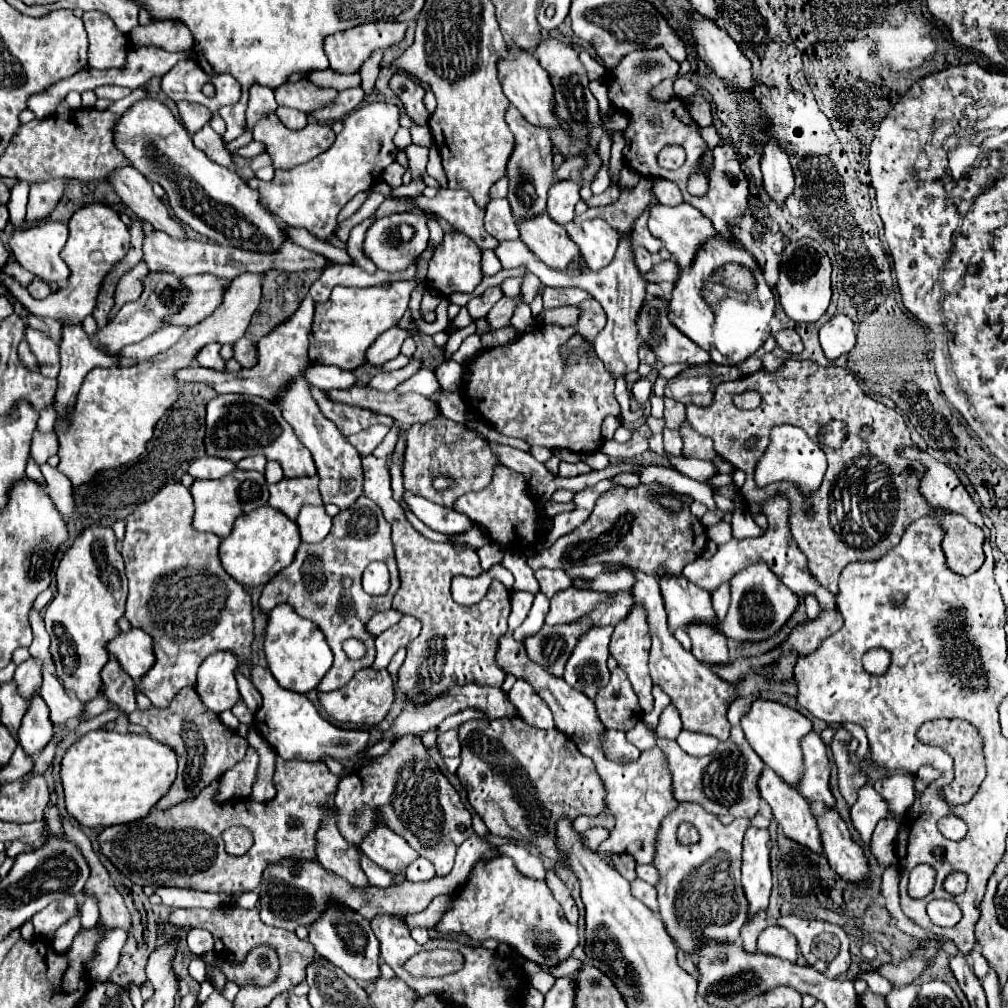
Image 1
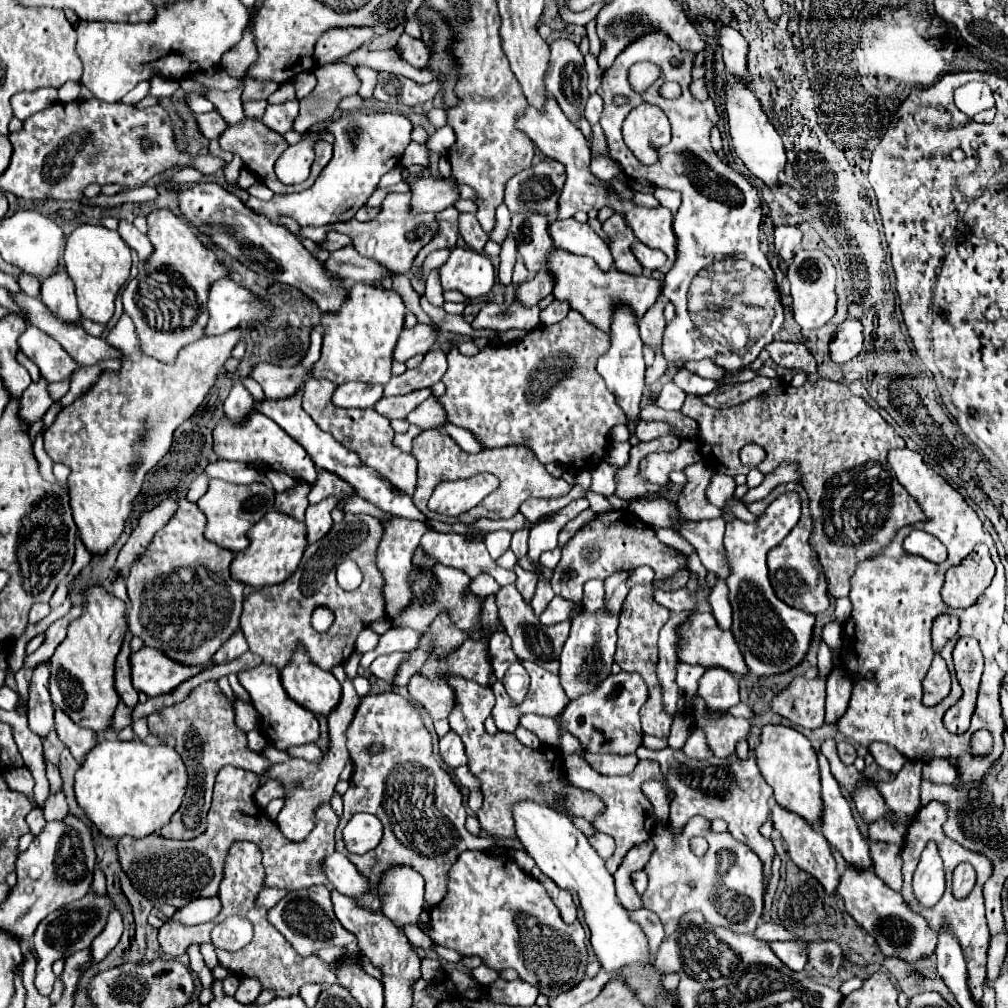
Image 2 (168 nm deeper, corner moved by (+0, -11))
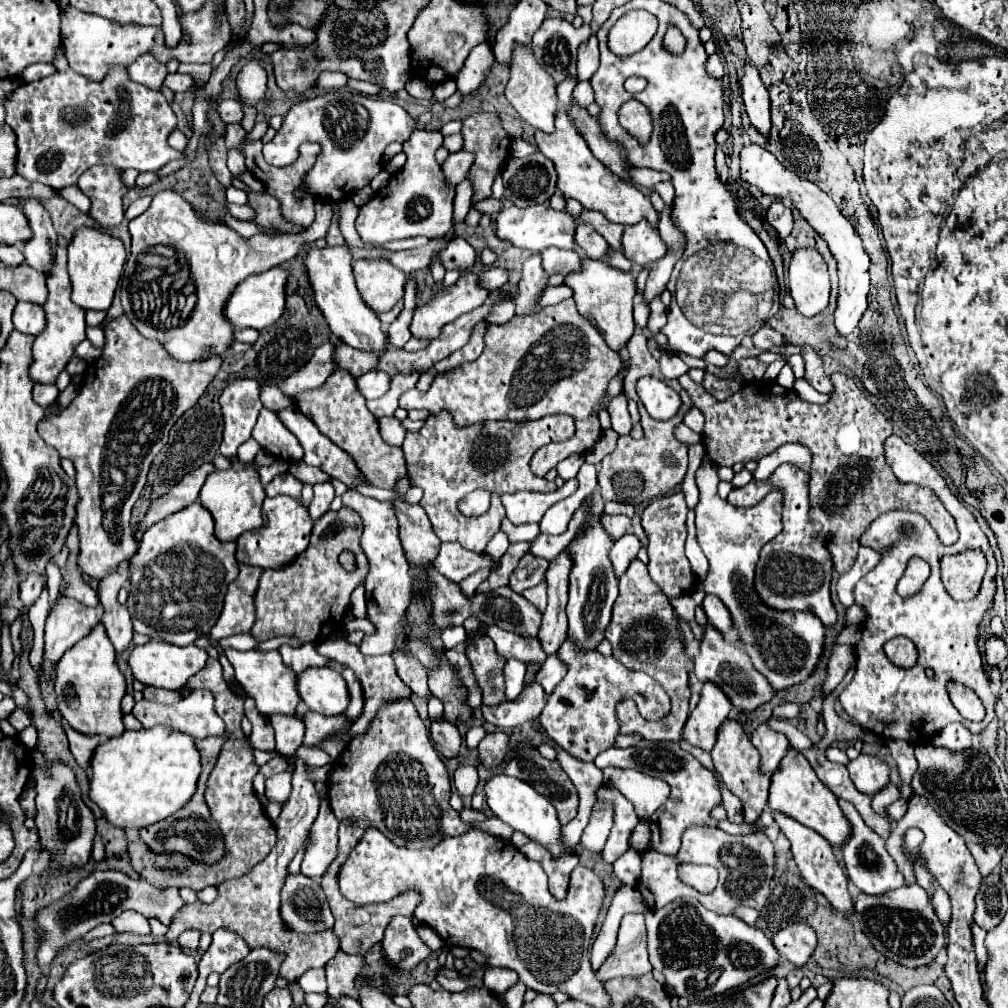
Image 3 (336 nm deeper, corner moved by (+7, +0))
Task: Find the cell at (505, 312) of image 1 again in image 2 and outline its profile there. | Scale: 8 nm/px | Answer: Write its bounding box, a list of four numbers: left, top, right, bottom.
[515,271,553,307]

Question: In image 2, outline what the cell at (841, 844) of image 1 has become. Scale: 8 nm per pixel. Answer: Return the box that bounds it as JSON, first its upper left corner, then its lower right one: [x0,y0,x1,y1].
[837,865,937,963]

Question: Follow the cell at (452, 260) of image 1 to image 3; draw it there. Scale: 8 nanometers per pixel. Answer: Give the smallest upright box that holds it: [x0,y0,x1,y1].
[440,238,476,270]

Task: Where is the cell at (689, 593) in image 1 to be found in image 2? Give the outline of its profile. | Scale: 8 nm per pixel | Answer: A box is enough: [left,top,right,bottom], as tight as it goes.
[677,609,749,677]

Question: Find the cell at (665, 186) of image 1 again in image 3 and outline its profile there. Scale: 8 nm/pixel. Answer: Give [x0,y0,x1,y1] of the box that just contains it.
[654,182,674,204]

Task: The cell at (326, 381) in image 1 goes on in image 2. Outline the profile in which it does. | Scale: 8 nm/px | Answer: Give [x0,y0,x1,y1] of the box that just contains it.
[333,383,383,409]

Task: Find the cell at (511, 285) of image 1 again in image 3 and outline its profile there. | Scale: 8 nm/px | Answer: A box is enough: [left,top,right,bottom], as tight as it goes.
[462,112,512,202]

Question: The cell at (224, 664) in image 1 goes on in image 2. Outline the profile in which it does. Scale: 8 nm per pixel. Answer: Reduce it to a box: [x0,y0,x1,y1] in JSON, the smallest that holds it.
[213,631,247,665]

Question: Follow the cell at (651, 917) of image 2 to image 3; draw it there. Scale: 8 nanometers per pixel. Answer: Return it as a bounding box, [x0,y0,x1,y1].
[596,914,652,982]

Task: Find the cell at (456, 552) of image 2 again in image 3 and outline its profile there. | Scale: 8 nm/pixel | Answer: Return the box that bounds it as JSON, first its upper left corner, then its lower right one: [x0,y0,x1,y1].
[432,542,490,582]

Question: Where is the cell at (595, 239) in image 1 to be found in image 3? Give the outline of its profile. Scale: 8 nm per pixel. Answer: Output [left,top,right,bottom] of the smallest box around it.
[494,204,580,252]

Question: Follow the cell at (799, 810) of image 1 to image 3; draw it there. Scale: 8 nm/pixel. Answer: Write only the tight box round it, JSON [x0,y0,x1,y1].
[774,812,854,914]

